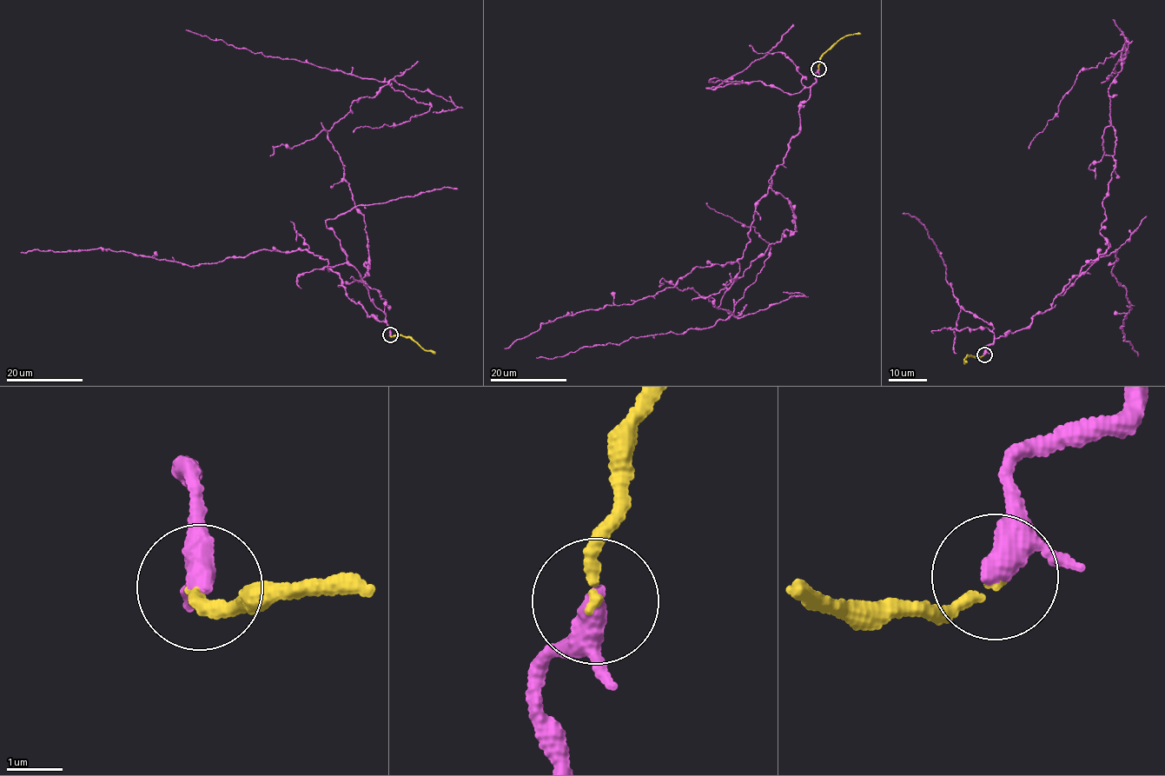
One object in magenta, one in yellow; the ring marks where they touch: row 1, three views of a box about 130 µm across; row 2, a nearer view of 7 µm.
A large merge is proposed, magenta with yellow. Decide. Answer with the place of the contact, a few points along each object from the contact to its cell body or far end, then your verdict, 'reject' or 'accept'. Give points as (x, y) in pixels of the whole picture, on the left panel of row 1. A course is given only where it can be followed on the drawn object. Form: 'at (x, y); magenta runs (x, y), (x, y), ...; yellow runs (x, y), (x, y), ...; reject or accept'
at (390, 334); magenta runs (390, 335), (340, 284), (358, 281), (370, 260), (364, 216), (327, 132), (387, 82), (186, 30); yellow runs (390, 335), (405, 335), (435, 353); accept

